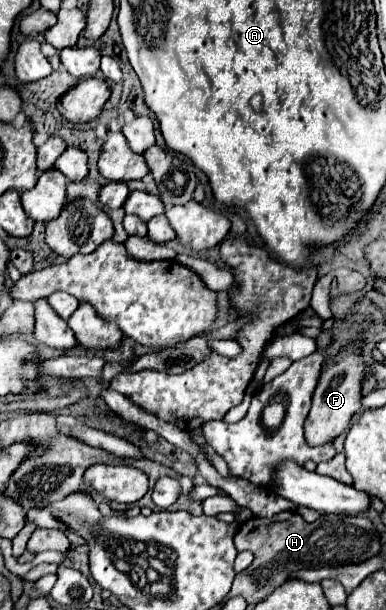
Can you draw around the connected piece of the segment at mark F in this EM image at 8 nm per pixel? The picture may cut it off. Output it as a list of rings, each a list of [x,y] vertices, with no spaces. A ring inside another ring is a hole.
[[[359,342],[343,348],[321,372],[319,384],[313,394],[313,406],[305,420],[305,440],[309,446],[323,446],[333,442],[343,430],[349,428],[355,412],[361,410],[361,380],[365,374],[363,358],[359,356]]]

